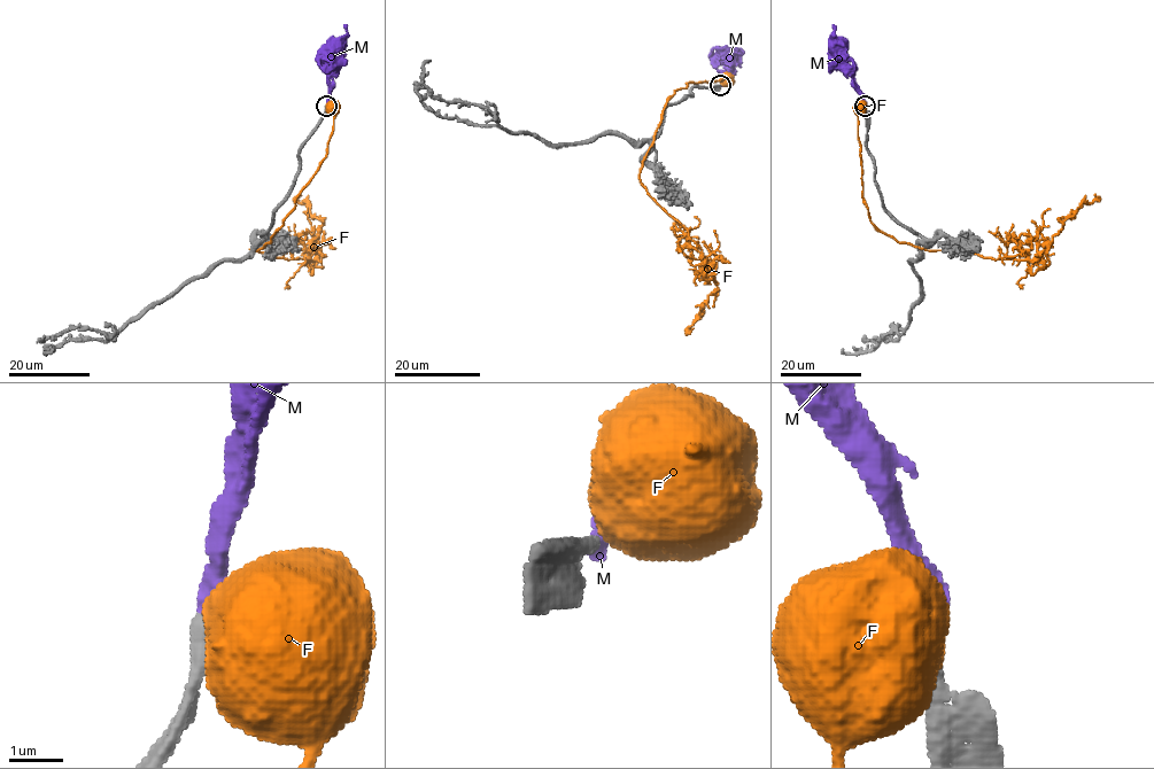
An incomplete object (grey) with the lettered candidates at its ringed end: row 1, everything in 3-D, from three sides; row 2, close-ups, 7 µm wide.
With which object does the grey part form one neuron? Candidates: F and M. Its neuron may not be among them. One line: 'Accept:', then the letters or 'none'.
Accept: M

